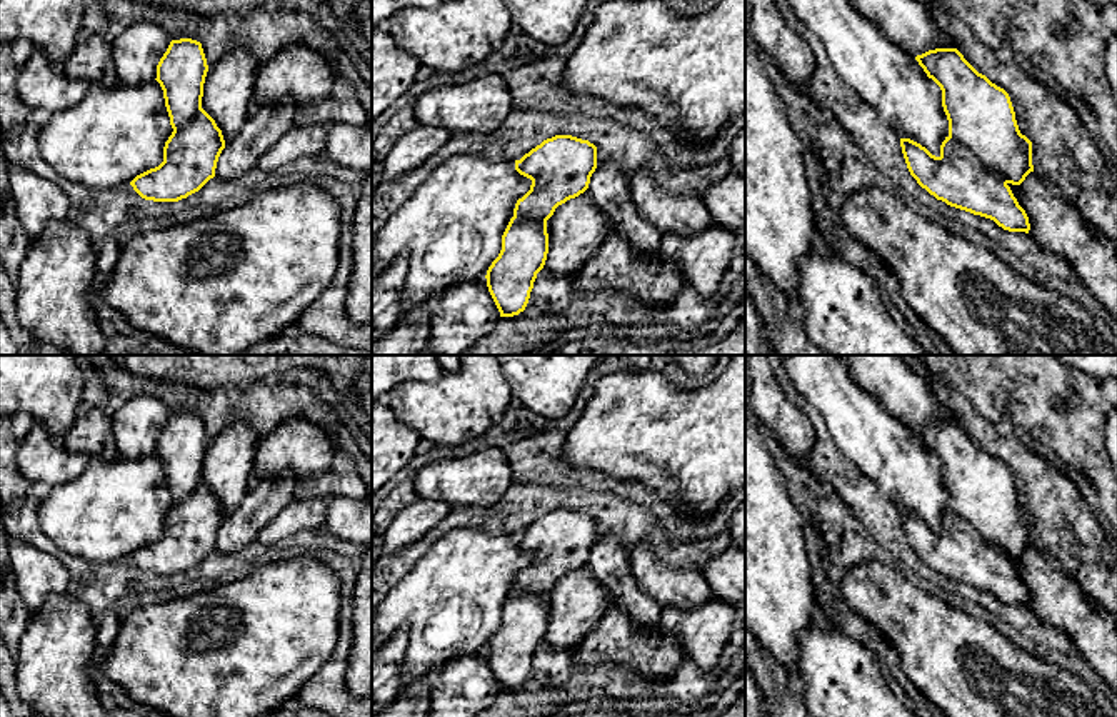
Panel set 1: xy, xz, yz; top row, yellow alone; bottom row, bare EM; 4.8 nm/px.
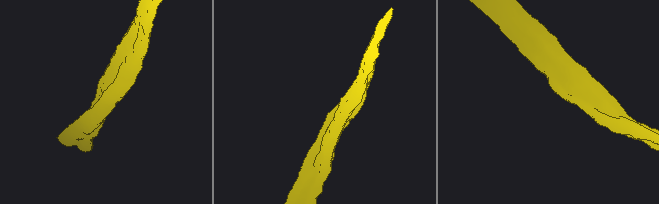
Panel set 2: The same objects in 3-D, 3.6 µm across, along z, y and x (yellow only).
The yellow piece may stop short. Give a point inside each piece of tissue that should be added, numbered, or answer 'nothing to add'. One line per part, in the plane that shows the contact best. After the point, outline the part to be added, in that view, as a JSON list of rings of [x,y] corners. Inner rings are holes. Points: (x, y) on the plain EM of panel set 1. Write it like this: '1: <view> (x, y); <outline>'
nothing to add

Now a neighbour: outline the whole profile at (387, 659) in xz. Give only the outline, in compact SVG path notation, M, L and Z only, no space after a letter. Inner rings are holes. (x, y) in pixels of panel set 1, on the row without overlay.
M458 527L438 537L372 620L372 712L390 704L410 680L438 672L452 659L483 652L502 624L515 577L530 559L512 534Z

